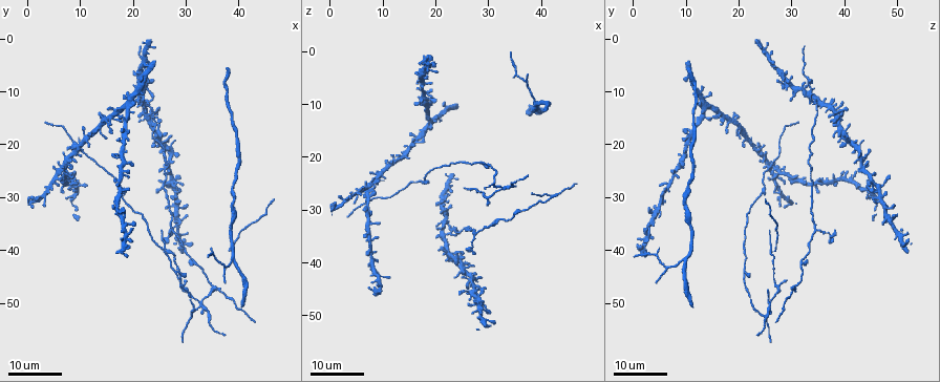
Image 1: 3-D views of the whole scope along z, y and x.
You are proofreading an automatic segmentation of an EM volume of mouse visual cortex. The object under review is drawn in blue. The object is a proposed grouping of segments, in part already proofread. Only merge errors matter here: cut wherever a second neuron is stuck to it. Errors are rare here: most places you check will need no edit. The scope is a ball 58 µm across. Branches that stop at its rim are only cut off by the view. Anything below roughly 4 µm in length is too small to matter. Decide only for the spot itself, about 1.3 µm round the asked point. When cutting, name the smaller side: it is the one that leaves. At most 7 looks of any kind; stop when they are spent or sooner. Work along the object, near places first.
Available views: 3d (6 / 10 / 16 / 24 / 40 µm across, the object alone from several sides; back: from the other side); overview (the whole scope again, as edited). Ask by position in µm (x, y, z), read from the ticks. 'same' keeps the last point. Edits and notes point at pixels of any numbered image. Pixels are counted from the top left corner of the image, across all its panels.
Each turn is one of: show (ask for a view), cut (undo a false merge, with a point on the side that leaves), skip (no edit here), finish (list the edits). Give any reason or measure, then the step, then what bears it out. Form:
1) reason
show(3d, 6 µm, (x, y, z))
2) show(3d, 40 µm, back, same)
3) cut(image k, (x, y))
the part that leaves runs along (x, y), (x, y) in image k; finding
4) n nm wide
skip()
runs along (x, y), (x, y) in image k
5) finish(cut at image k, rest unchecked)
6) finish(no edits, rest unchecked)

thin arm on a thick one
show(3d, 16 µm, (31.5, 42.5, 32.0))

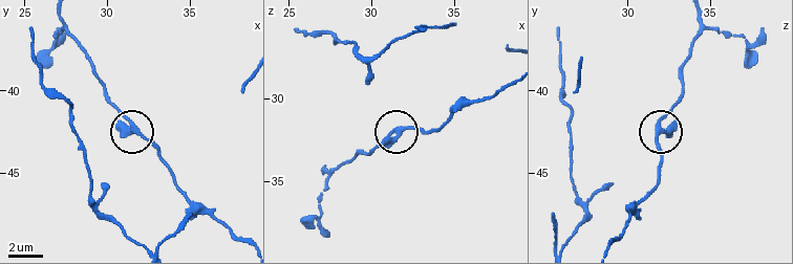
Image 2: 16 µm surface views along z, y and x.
show(3d, 6 µm, (31.8, 42.5, 31.9))

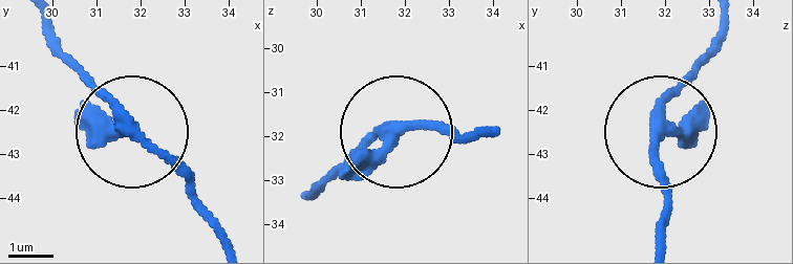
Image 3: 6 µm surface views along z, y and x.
show(3d, 6 µm, back, (31.80, 42.40, 31.90))

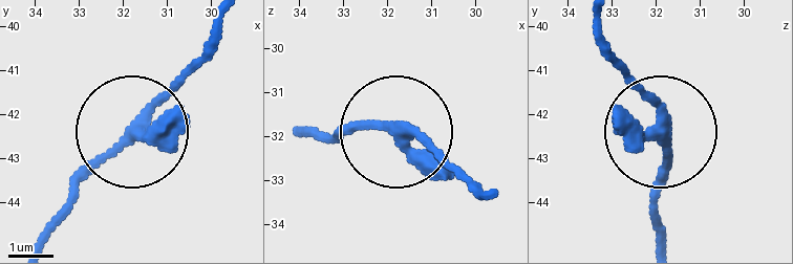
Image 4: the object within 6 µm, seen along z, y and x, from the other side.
3 arms
skip()
all the same neuron

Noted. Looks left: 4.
three-way junction
show(3d, 24 µm, (29.0, 46.5, 27.5))

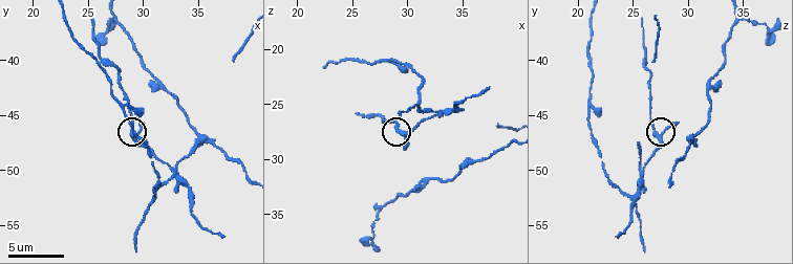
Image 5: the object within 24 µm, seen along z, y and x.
show(3d, 10 µm, (29.2, 46.8, 27.2))

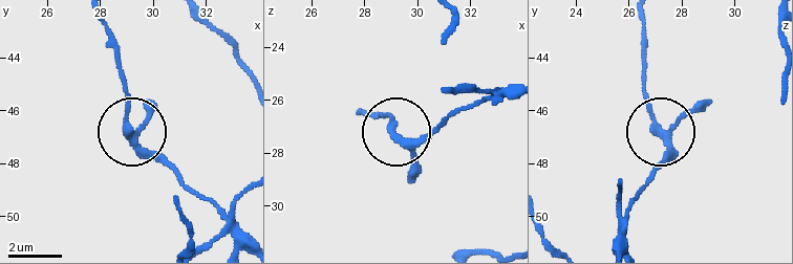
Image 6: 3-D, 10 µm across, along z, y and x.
side arm 13 µm
skip()
runs along (206, 244), (223, 217), (145, 150), (125, 116), (125, 71) in image 6; continuous, no second neuron

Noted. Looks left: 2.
side arm on a straight run
show(3d, 24 µm, (38.5, 41.5, 9.5))

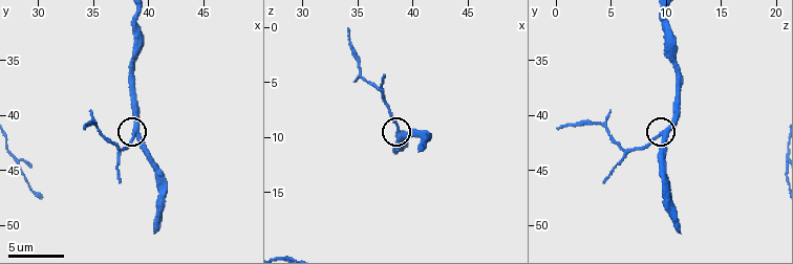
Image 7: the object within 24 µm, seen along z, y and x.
zoom in
show(3d, 6 µm, (38.6, 41.6, 9.4))

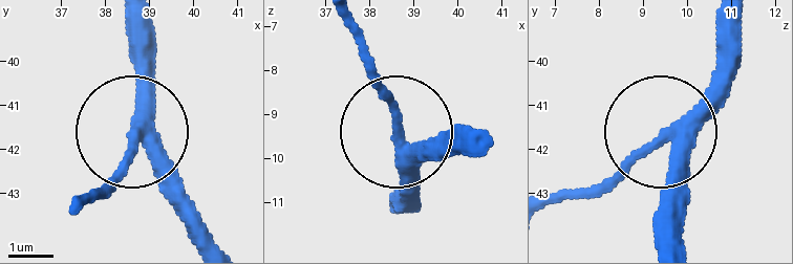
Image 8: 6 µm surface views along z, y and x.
side arm 10 µm
skip()
runs along (731, 19), (727, 75), (667, 132), (674, 229) in image 8; continuous, no second neuron

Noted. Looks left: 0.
finish(no edits, rest unchecked)

